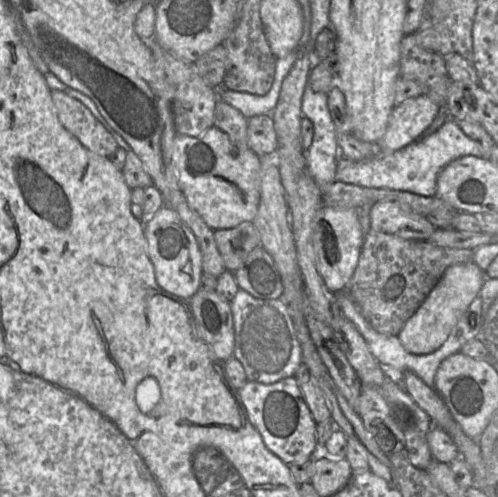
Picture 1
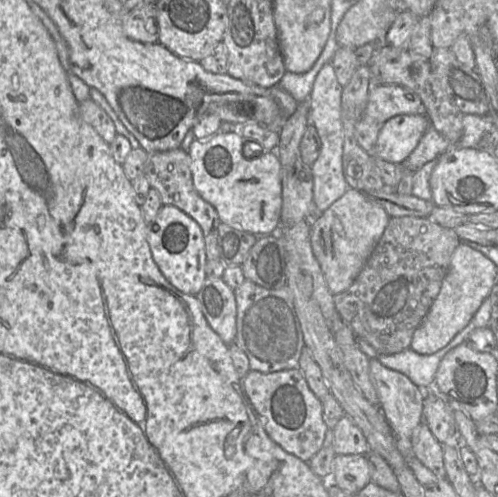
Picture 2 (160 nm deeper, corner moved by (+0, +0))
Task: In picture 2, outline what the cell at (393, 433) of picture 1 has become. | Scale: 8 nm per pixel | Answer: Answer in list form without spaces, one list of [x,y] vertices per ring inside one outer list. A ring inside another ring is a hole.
[[[424,421],[415,429],[410,441],[417,459],[437,477],[446,479],[443,445],[433,436]]]

